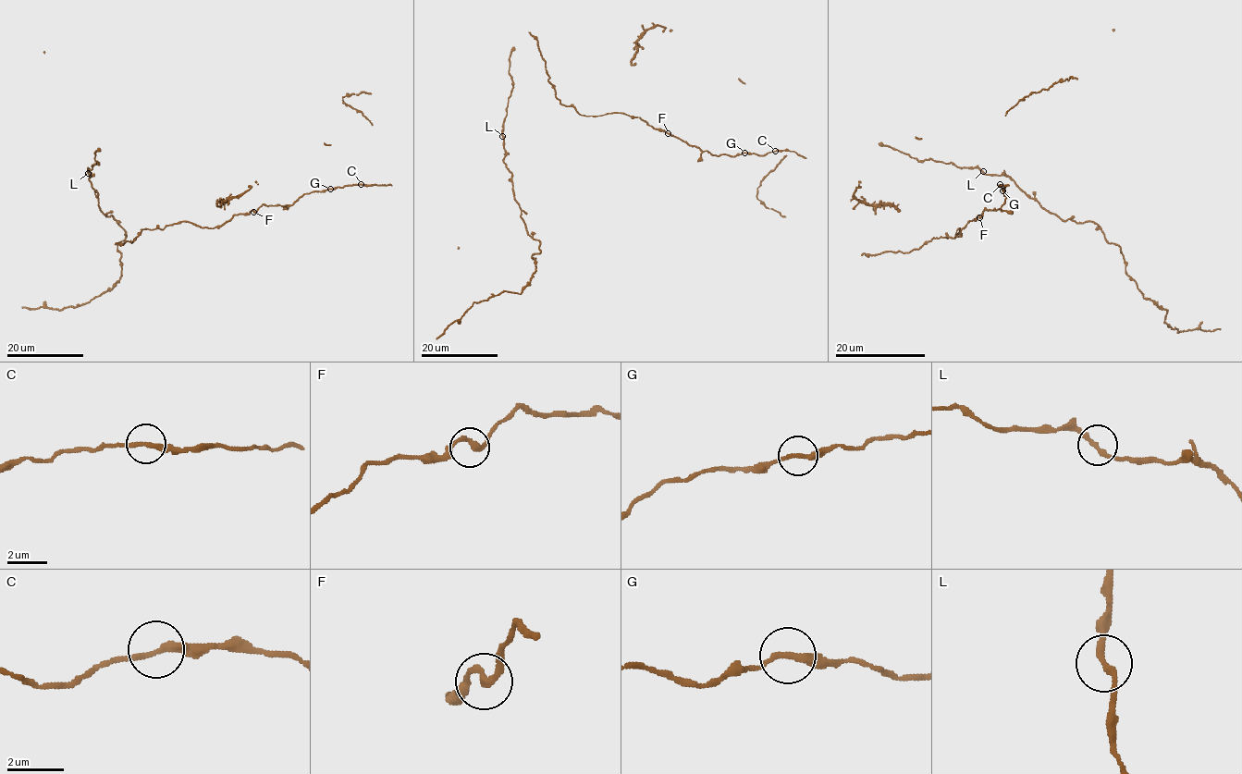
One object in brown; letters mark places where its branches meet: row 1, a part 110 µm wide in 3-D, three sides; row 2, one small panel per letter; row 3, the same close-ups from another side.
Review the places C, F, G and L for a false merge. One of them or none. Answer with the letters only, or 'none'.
none

